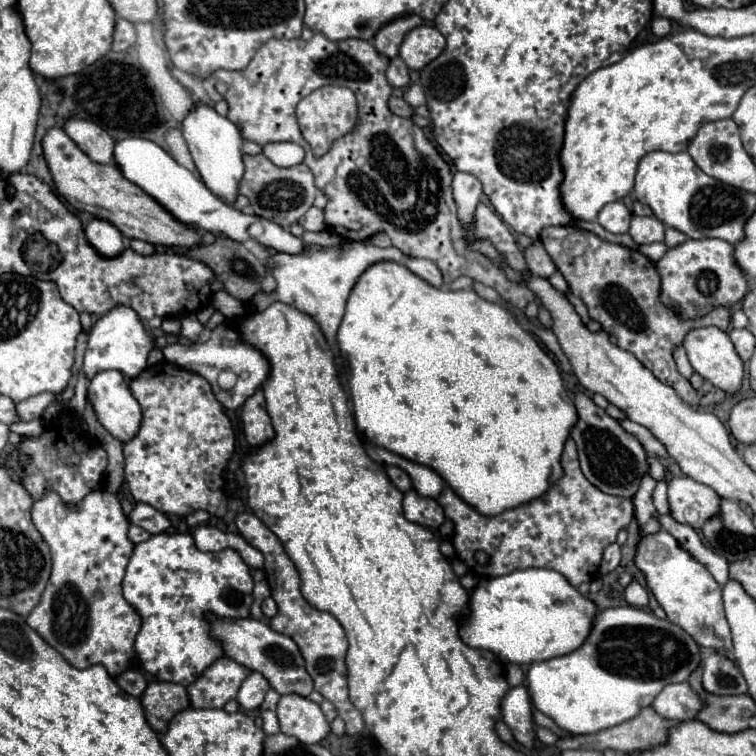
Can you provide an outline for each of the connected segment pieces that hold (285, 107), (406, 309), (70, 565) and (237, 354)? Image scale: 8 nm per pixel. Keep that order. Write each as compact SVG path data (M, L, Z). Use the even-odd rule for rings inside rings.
M315 34L311 40L269 40L265 42L255 58L249 62L249 66L241 72L229 72L229 70L217 70L213 76L203 80L203 86L211 100L221 100L223 96L217 94L215 84L225 82L229 100L229 114L227 118L235 124L241 124L243 138L267 144L267 142L295 142L303 146L305 150L305 164L315 174L315 186L327 196L325 206L325 224L331 228L333 234L339 234L351 242L357 240L369 240L373 234L385 232L393 246L399 248L407 256L425 258L439 266L443 274L443 288L449 286L455 278L461 276L461 256L455 252L451 244L451 222L455 216L455 202L451 198L451 168L441 158L441 154L435 150L435 146L427 140L425 132L415 126L409 118L395 116L387 108L387 100L391 96L391 86L385 80L385 68L389 64L389 58L379 54L369 40L349 38L349 40L327 40L323 34ZM335 84L335 86L347 86L357 94L359 104L359 116L357 116L357 128L355 132L339 138L333 148L323 158L313 158L309 144L303 140L299 132L299 124L295 118L295 106L301 98L311 94L313 90Z
M381 262L367 268L351 290L347 310L337 334L339 350L343 360L347 362L351 376L349 390L353 398L357 430L363 434L365 442L435 470L455 490L455 494L459 494L459 498L463 498L469 506L475 506L475 510L479 510L479 514L483 516L501 514L503 510L511 510L515 506L521 506L523 502L533 502L535 498L539 498L539 494L545 494L563 476L561 454L571 434L571 426L575 426L575 404L563 386L555 362L545 354L545 350L541 350L537 340L529 332L525 332L513 316L509 320L509 316L511 314L505 306L487 302L473 290L439 290L401 264Z
M95 490L85 496L77 510L71 510L63 504L63 500L55 492L47 492L45 498L33 502L33 524L41 532L43 540L51 548L53 570L47 582L47 588L41 596L41 602L27 616L27 624L49 644L53 646L71 666L87 668L93 664L101 664L107 668L111 678L117 678L121 672L133 668L137 660L137 652L133 648L135 638L141 630L141 618L135 608L123 598L121 580L127 568L127 562L133 554L135 544L127 538L129 520L123 514L121 502L115 494Z
M229 322L219 324L211 332L211 338L207 342L197 342L197 344L189 344L189 346L171 344L163 350L163 354L165 354L167 362L201 374L213 386L217 400L229 410L243 406L243 402L251 394L255 394L255 390L263 384L263 378L267 378L267 370L271 370L271 366L267 366L267 358L263 358L263 354L259 354L259 350L251 350L251 346L247 346L247 342L243 342L243 338L239 338L239 334L235 334L235 326L231 326ZM221 370L231 370L237 374L237 384L231 390L221 390L217 386L217 376Z

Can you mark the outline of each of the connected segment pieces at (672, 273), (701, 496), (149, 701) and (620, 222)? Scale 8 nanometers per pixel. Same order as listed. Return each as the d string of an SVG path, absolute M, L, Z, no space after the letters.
M685 240L669 248L655 266L661 276L661 302L671 310L685 308L685 318L701 318L713 308L737 304L747 292L747 280L735 264L733 246L725 240Z
M675 476L669 482L669 506L673 518L695 530L701 530L711 514L719 514L719 498L721 496L715 494L715 490L687 476Z
M149 682L147 690L141 696L145 716L149 726L163 736L169 728L169 722L181 710L191 708L187 688L173 682Z
M611 202L605 204L603 210L597 216L597 222L613 234L625 234L631 224L631 212L625 208L623 202Z

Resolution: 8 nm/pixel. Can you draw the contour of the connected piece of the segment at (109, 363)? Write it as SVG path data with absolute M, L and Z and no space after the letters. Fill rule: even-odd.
M117 306L105 316L101 316L99 322L93 326L85 352L83 374L87 378L93 378L95 374L99 374L99 370L121 370L129 378L135 378L147 366L147 352L151 348L153 348L153 340L145 332L137 314L127 306Z

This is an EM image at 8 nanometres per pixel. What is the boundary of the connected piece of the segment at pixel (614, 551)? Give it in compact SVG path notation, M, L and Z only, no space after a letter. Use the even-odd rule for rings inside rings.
M609 544L603 552L603 562L601 562L599 572L609 574L619 566L619 562L621 562L621 548L617 544Z

